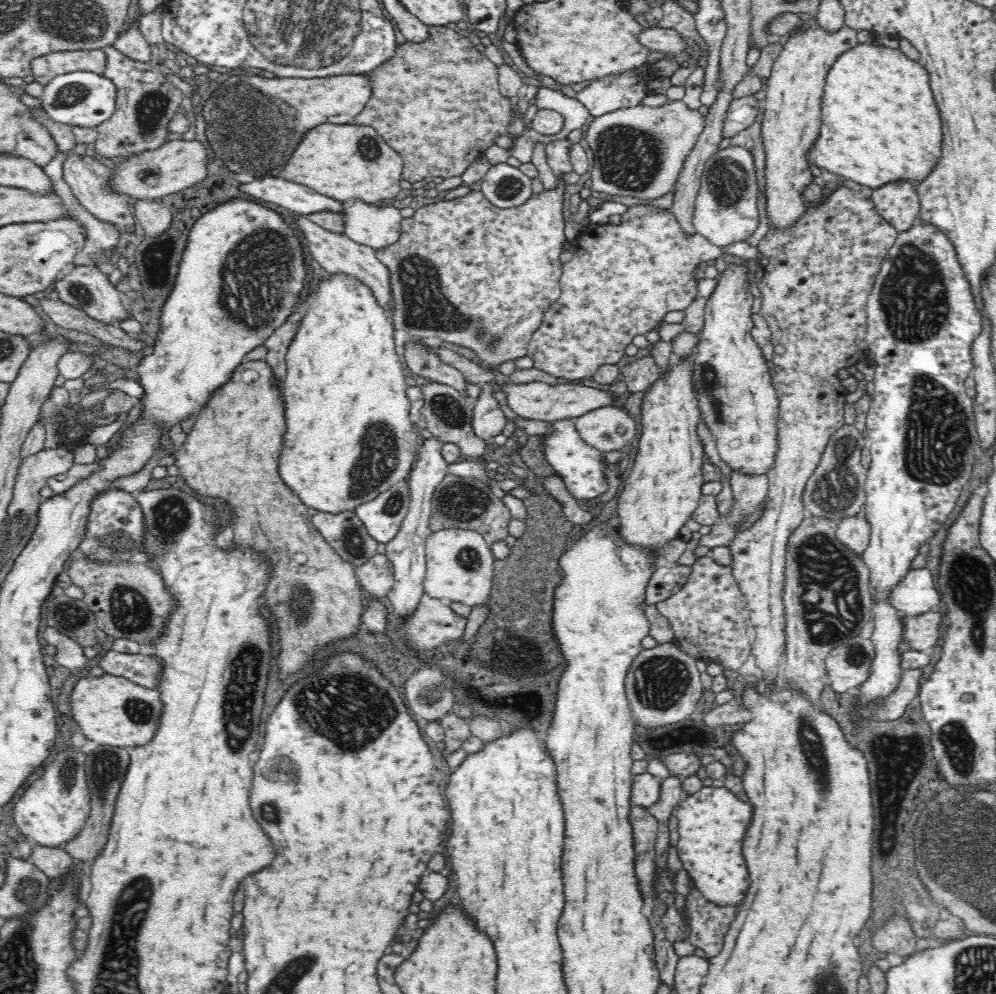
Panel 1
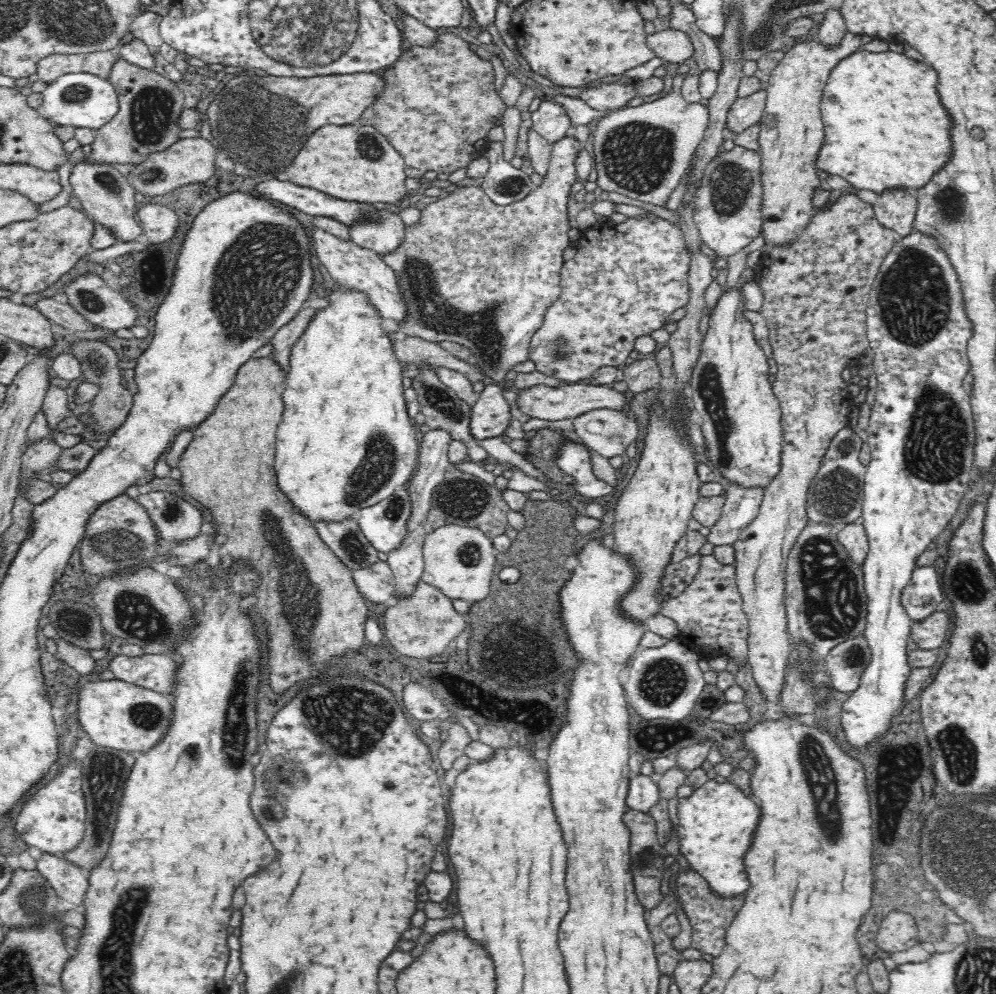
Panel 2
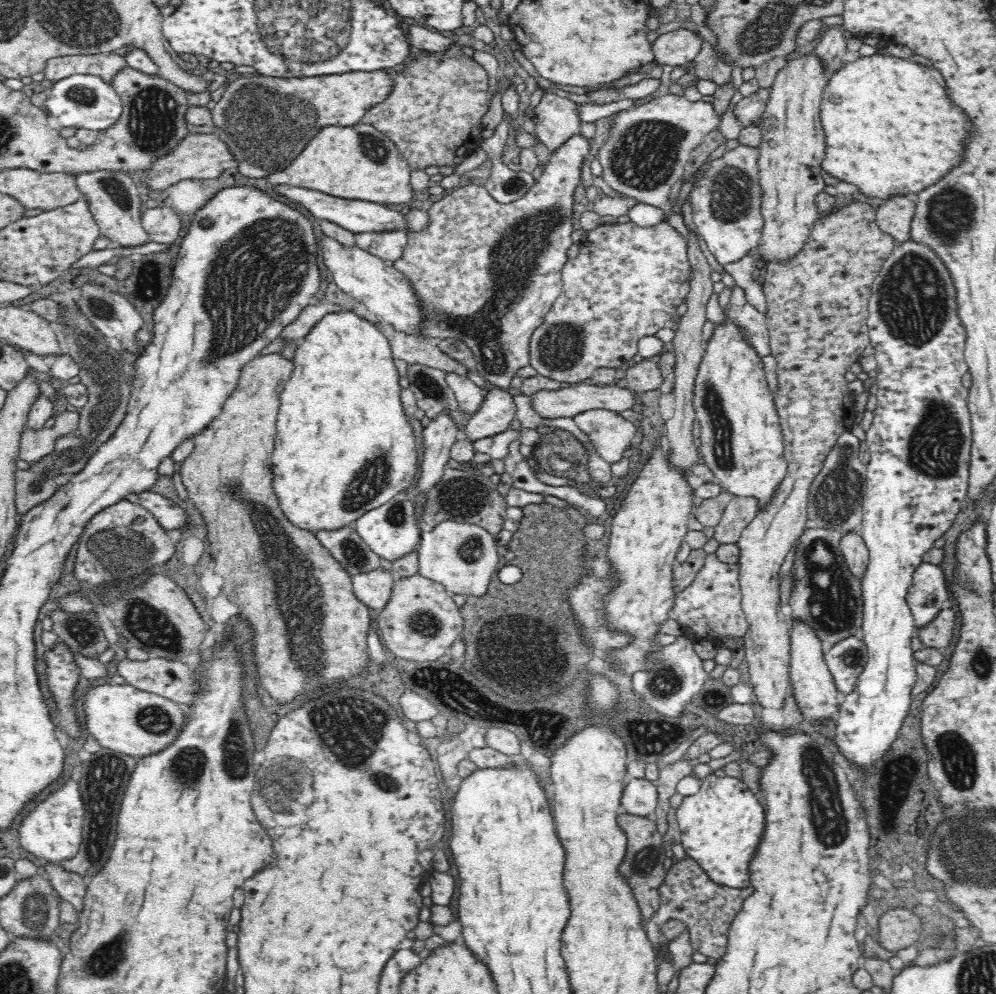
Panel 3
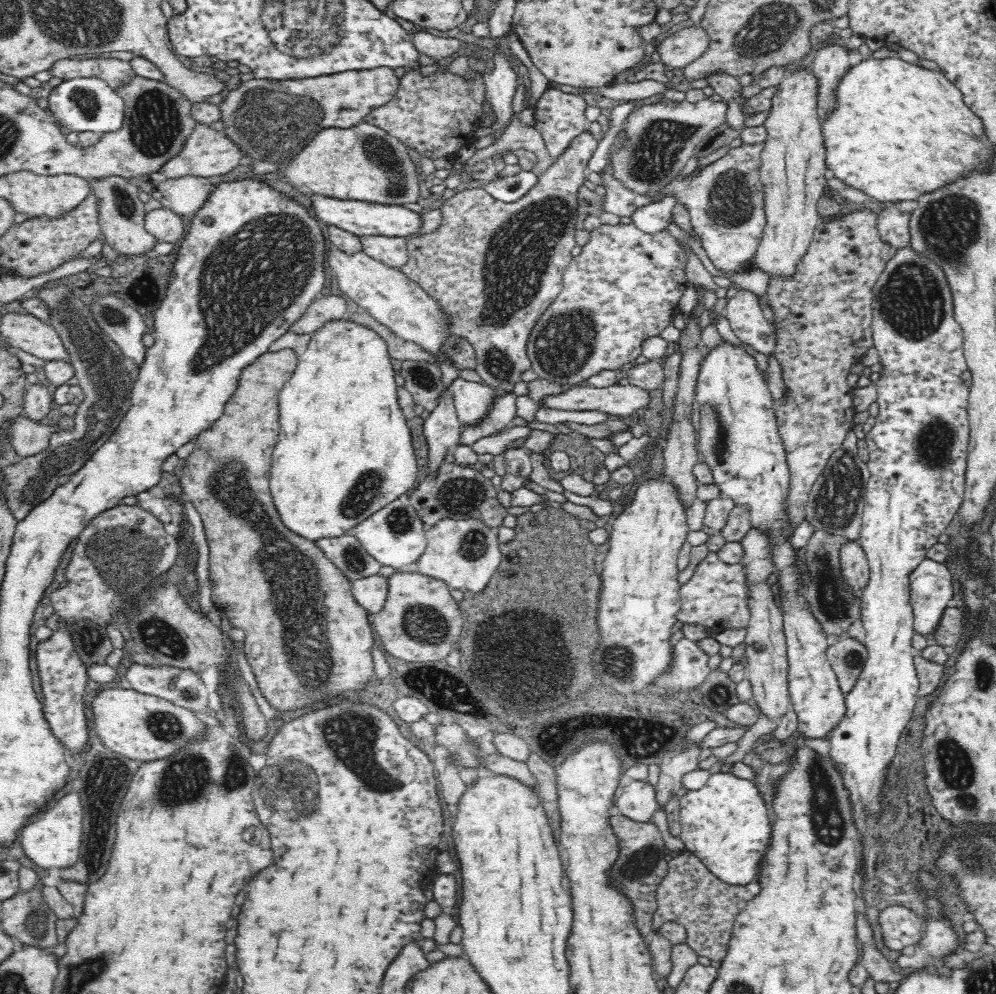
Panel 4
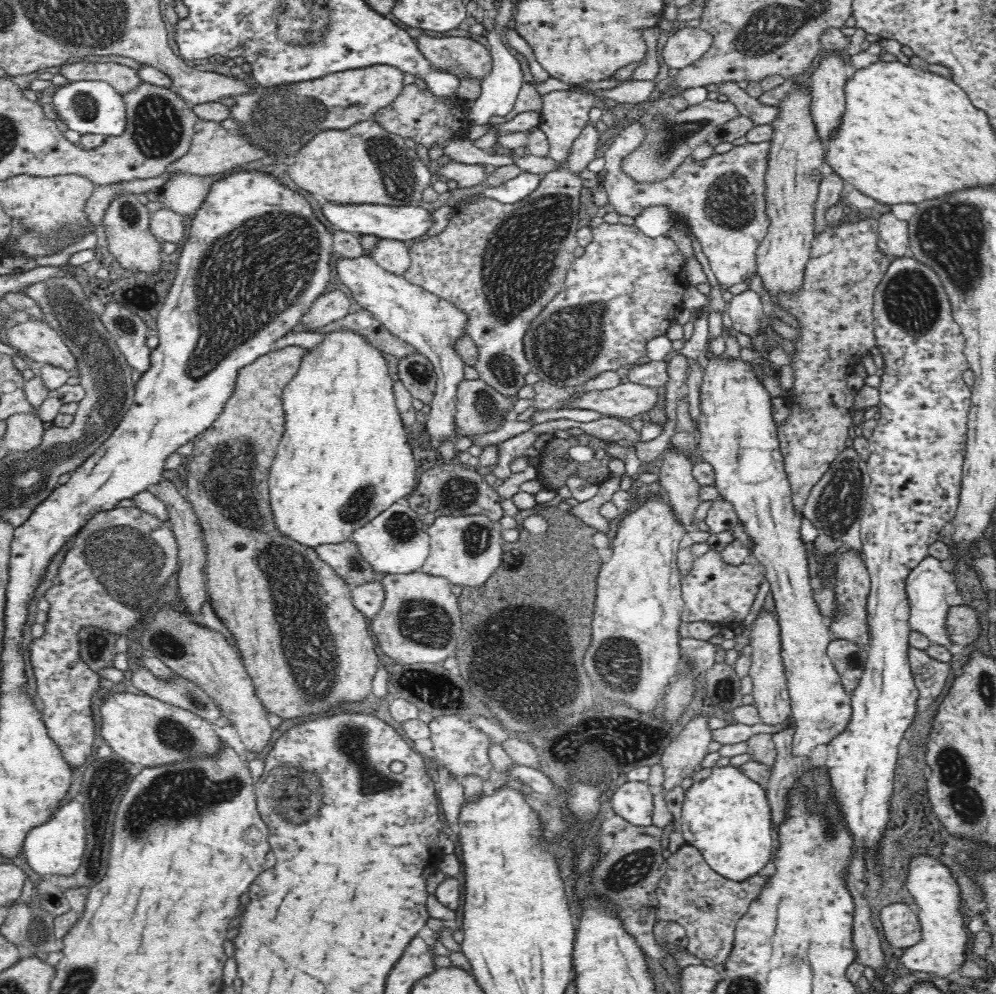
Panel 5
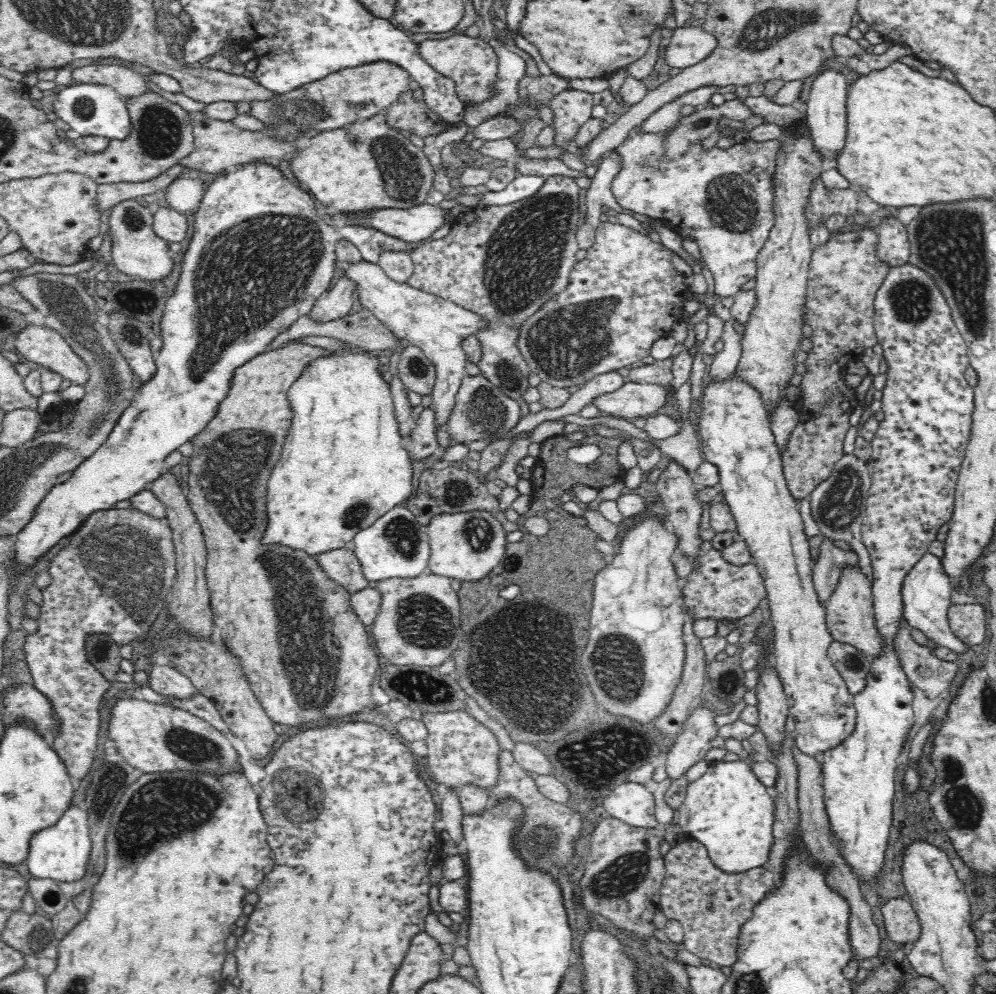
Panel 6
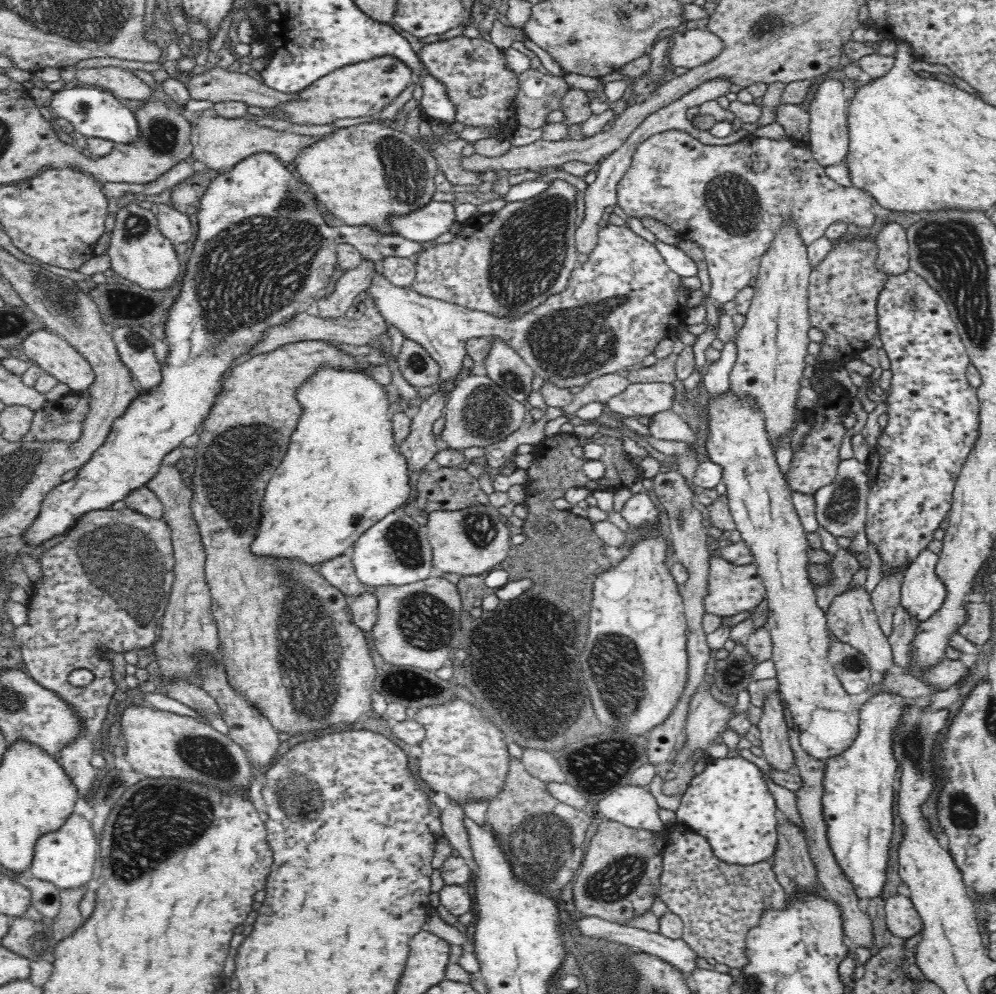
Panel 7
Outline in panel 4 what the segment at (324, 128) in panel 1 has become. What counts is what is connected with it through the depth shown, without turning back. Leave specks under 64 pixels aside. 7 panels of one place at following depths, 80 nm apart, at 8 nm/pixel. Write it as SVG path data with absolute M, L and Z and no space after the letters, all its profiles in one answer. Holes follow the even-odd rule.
M362 122L350 128L324 128L286 167L288 182L304 195L320 194L340 200L404 205L420 195L418 172L406 146L382 129Z

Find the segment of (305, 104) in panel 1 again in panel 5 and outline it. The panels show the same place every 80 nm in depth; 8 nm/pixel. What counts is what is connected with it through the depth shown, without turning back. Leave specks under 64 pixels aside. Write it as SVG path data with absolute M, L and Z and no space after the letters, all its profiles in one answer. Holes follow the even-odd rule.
M379 64L368 68L355 68L354 70L332 73L322 78L306 80L304 82L290 82L280 86L262 86L254 82L248 92L232 96L234 104L228 107L228 118L238 122L234 130L240 133L244 139L250 141L250 145L256 145L264 149L264 154L270 157L278 157L285 161L291 161L292 157L319 132L333 129L344 130L356 123L369 120L376 111L387 107L396 96L402 92L405 85L403 72L388 64Z

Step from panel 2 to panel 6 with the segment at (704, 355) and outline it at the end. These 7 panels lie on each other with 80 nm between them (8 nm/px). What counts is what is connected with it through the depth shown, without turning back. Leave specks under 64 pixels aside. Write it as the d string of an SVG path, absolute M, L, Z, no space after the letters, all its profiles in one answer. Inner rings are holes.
M734 372L728 379L710 379L700 398L697 434L705 460L718 469L718 482L725 501L737 522L737 532L744 540L765 580L765 589L771 612L770 623L773 627L773 656L775 668L782 681L789 704L789 715L796 720L793 734L794 746L799 752L814 757L817 752L835 748L855 728L857 713L853 695L845 680L837 671L828 654L833 636L827 627L825 607L819 601L813 585L813 562L810 558L808 537L804 533L803 519L799 504L791 495L785 474L781 451L777 445L769 410L763 403L763 396L748 381Z

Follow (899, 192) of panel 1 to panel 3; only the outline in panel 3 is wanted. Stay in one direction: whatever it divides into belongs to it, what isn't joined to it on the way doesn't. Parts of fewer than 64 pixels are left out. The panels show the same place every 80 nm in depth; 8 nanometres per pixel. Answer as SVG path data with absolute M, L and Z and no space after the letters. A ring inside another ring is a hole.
M904 194L888 196L876 209L875 223L884 231L891 234L896 243L908 241L911 238L911 222L915 215L914 201Z

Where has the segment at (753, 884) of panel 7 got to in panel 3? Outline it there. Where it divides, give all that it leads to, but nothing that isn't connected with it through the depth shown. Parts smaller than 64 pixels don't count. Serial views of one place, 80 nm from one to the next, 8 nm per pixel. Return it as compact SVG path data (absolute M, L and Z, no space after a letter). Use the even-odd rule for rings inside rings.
M686 858L673 864L660 887L660 906L649 920L645 921L647 937L652 943L657 956L664 951L664 959L673 966L673 958L669 953L668 941L660 931L661 924L675 918L689 927L692 946L696 952L720 958L727 948L728 930L735 916L742 910L744 900L754 892L754 888L730 888L718 885L710 880L706 871L696 861Z

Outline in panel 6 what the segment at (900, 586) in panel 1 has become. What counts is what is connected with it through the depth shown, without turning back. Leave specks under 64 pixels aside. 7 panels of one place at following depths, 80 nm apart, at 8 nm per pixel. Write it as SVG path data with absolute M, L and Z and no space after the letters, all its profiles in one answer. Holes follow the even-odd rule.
M931 553L920 557L916 566L904 577L902 598L904 601L903 618L909 628L921 630L936 646L944 646L960 654L967 649L954 633L952 633L947 617L948 609L951 607L950 594L955 585L951 577L946 574L941 563L941 558Z

